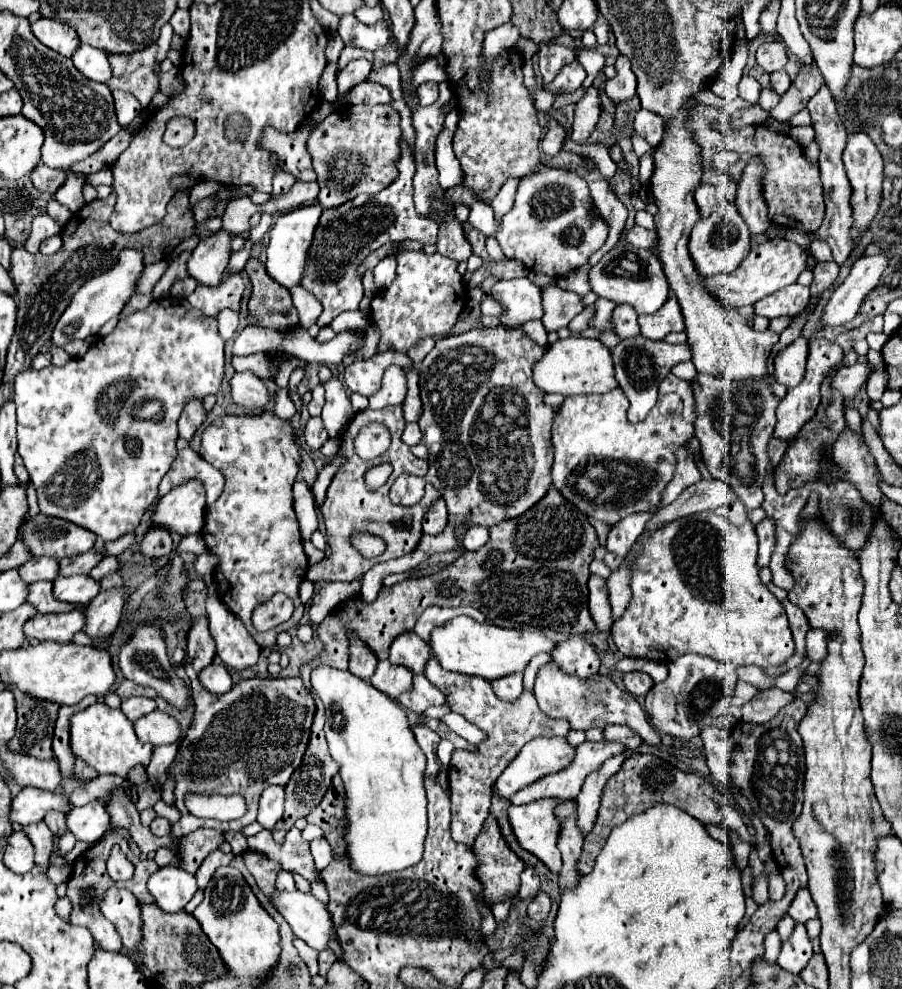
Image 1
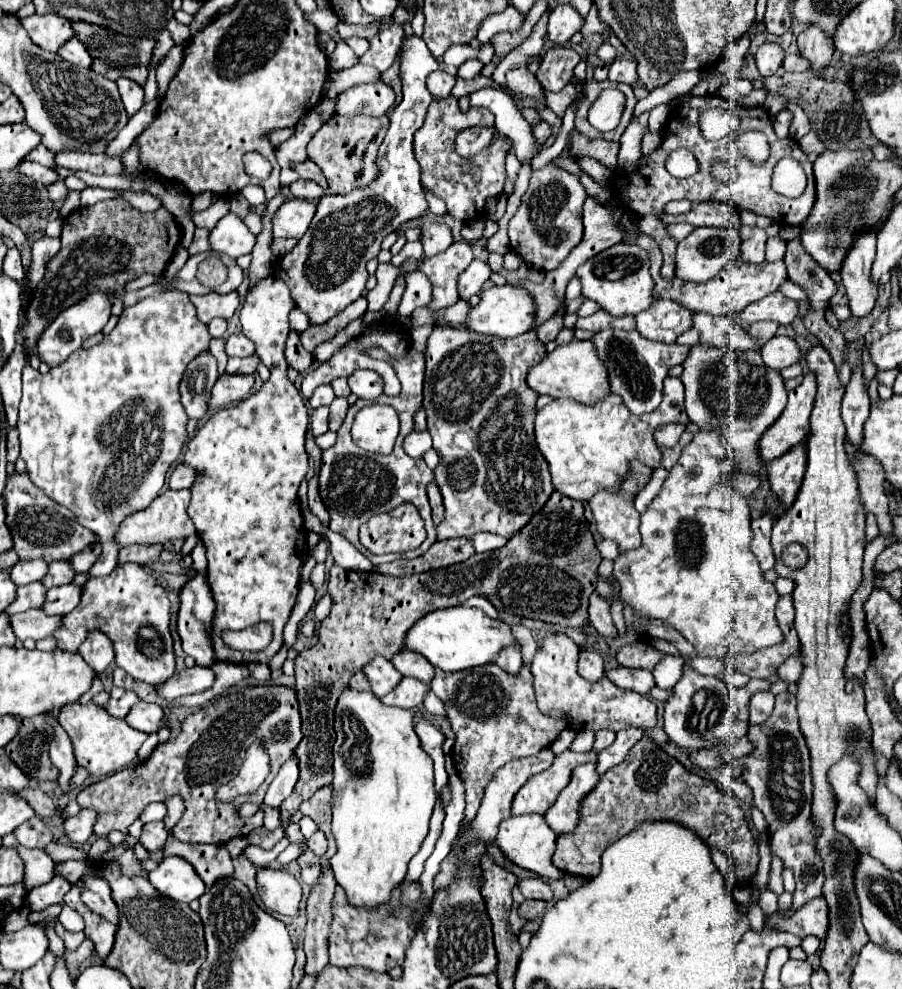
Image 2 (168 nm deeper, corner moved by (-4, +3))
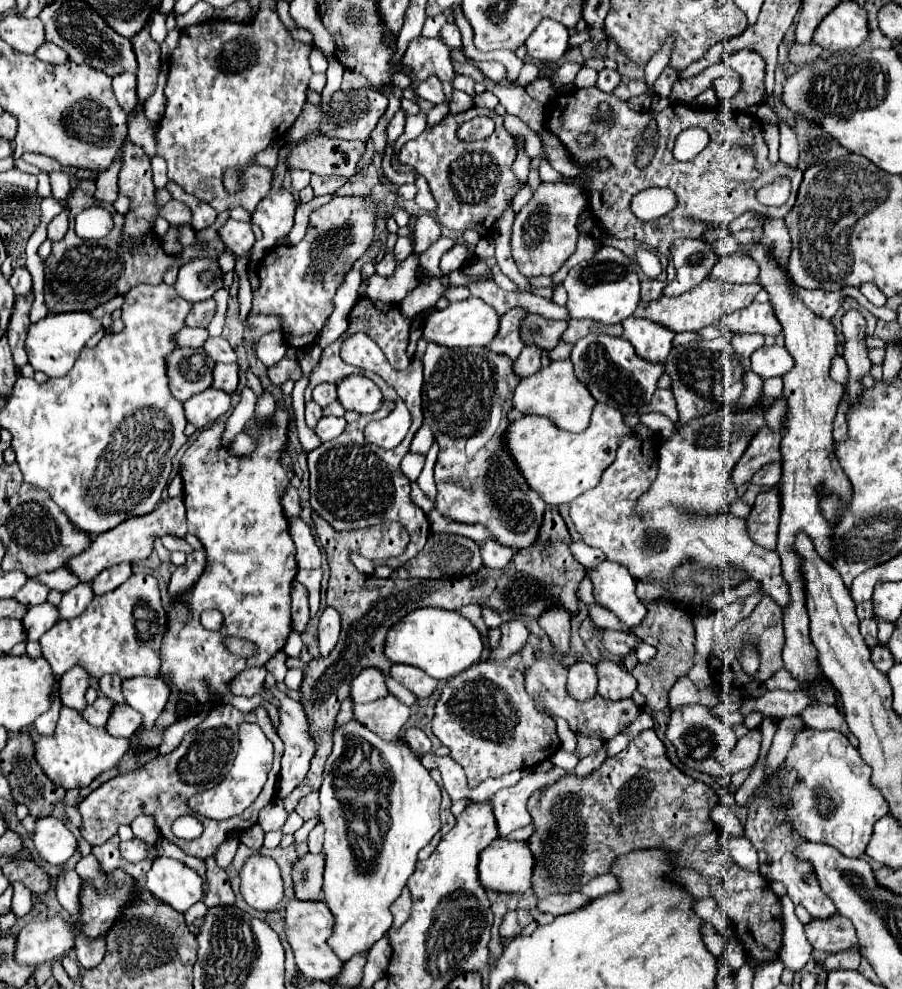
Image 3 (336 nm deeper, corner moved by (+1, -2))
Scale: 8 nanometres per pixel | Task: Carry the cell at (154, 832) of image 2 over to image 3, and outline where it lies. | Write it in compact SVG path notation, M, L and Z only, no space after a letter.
M131 839L131 841L123 841L119 845L119 851L121 851L121 857L129 863L135 863L135 861L143 861L143 859L157 859L157 851L155 851L155 845L147 845L143 843L141 839Z

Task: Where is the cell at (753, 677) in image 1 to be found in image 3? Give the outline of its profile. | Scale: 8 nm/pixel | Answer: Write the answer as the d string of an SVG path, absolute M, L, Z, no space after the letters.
M589 605L589 617L593 619L593 623L601 629L612 629L617 631L623 631L626 633L631 633L628 627L621 623L611 611L607 611L605 607L599 607L599 605Z

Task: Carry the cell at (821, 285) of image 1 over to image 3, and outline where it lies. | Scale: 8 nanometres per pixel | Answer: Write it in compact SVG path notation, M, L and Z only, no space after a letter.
M837 355L837 357L835 357L835 361L833 361L831 377L833 377L835 381L839 381L841 385L845 385L845 387L847 387L847 365L845 365L845 361L843 361L839 355Z

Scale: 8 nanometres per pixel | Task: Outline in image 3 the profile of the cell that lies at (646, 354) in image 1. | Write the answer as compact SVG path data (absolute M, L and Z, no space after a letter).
M603 333L587 335L573 345L569 355L577 379L589 389L595 401L619 409L623 415L635 415L651 403L657 381L663 375L663 363L647 363L637 357L633 345L623 337Z

